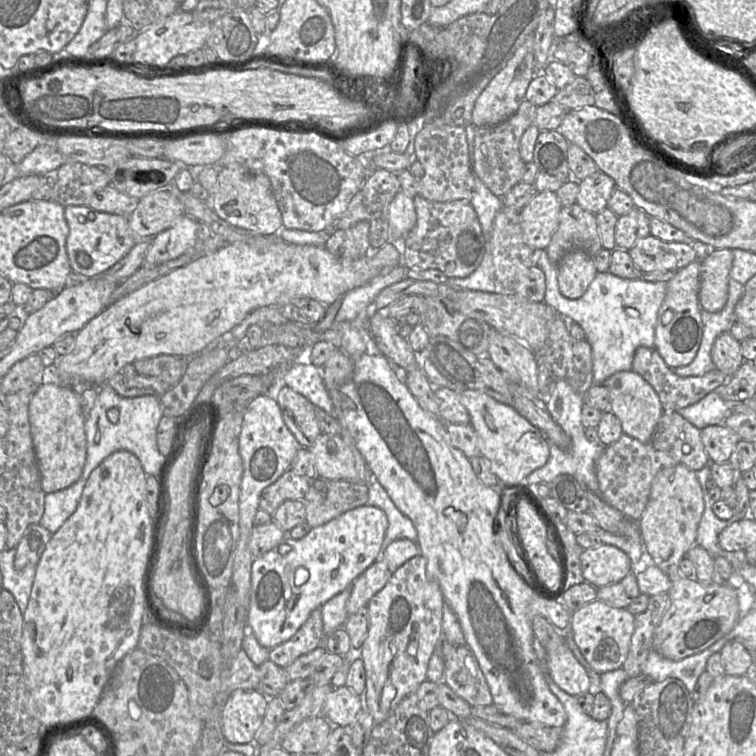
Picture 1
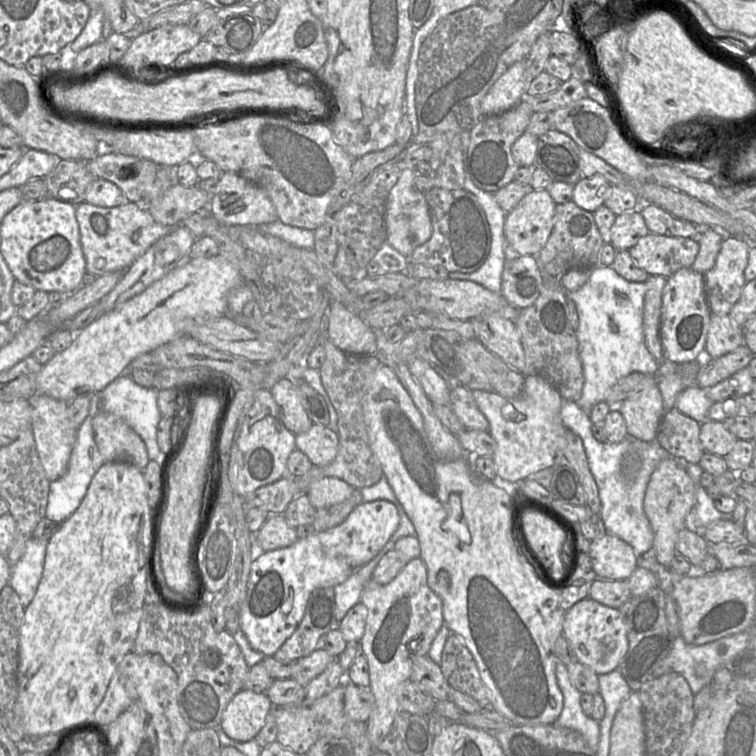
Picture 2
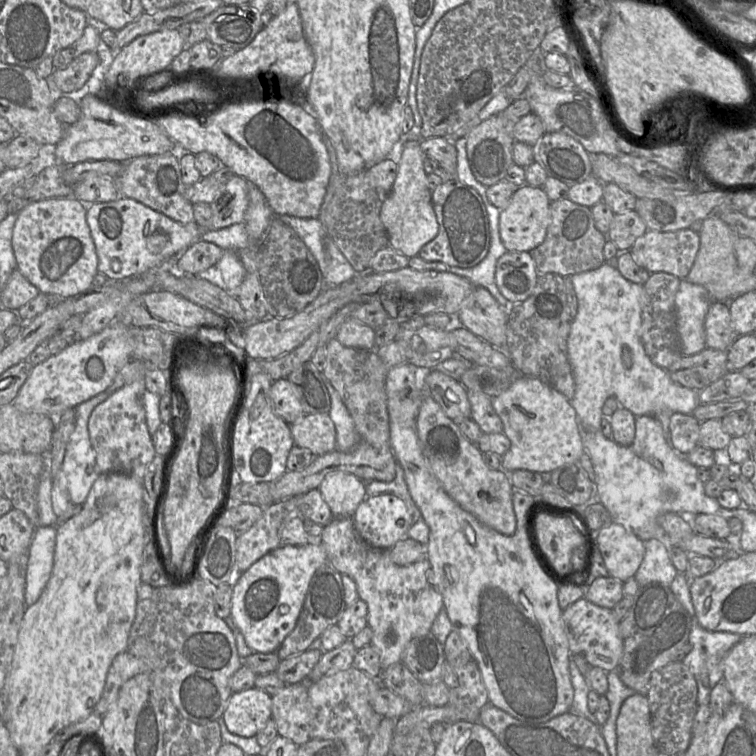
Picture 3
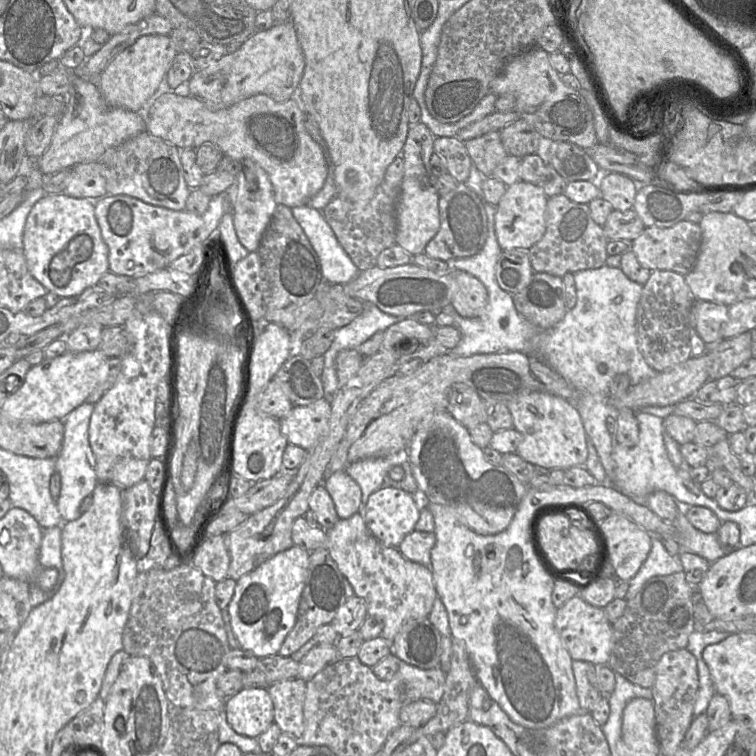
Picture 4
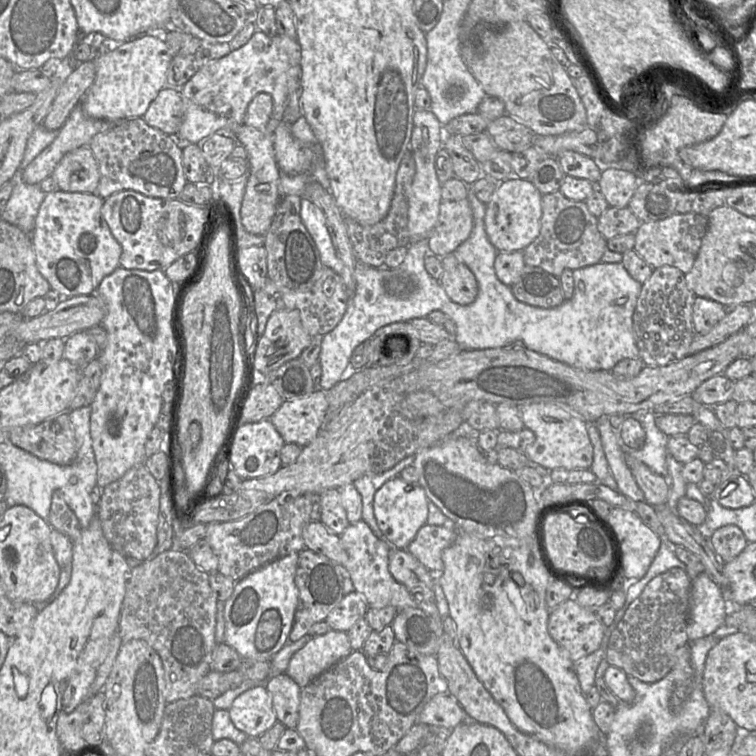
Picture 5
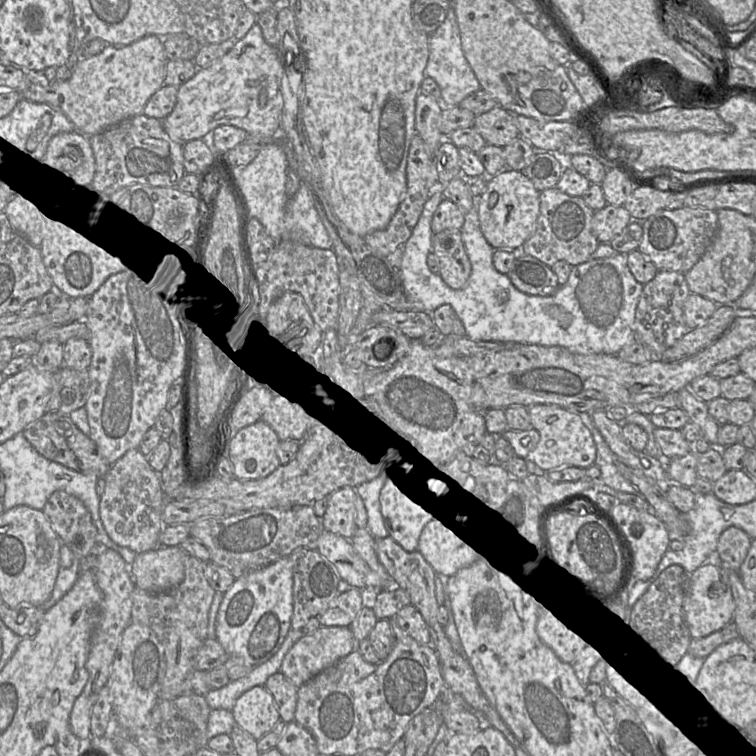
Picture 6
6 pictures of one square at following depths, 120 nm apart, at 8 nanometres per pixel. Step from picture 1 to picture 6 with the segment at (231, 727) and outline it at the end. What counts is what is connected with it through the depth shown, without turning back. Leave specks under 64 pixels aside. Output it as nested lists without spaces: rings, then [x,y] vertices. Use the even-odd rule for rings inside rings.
[[[255,686],[242,694],[231,712],[237,725],[256,740],[270,732],[280,721],[274,698],[265,686]]]

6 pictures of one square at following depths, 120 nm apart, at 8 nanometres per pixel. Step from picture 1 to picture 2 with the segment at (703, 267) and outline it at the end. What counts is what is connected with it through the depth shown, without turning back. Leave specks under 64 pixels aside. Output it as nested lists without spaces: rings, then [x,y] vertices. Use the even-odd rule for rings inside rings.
[[[725,236],[714,266],[704,274],[711,314],[729,315],[746,284],[744,271],[751,244],[743,237]]]

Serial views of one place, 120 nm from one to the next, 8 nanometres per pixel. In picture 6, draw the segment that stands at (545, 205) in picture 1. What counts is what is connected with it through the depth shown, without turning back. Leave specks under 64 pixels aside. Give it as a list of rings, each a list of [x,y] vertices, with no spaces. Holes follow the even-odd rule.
[[[506,167],[488,177],[486,190],[476,198],[476,204],[481,232],[494,250],[519,251],[533,235],[540,211],[539,195],[540,192],[522,171]]]

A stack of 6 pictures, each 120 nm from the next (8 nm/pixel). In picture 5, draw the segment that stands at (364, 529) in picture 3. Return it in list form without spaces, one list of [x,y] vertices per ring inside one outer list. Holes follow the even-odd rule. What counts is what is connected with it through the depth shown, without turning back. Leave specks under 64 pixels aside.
[[[400,476],[388,480],[377,490],[373,501],[374,515],[384,539],[392,547],[407,550],[419,529],[426,524],[428,502],[425,489],[420,484],[408,483]]]

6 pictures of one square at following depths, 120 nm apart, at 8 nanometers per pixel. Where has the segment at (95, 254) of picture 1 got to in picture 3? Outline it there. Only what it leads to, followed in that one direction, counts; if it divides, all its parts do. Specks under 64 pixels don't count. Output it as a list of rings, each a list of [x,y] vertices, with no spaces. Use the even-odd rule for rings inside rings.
[[[120,198],[101,203],[81,202],[87,208],[86,220],[98,257],[98,272],[107,276],[109,282],[128,280],[152,268],[157,268],[166,260],[179,256],[186,248],[199,240],[202,231],[208,231],[202,230],[195,221],[187,224],[176,222],[131,198]]]

